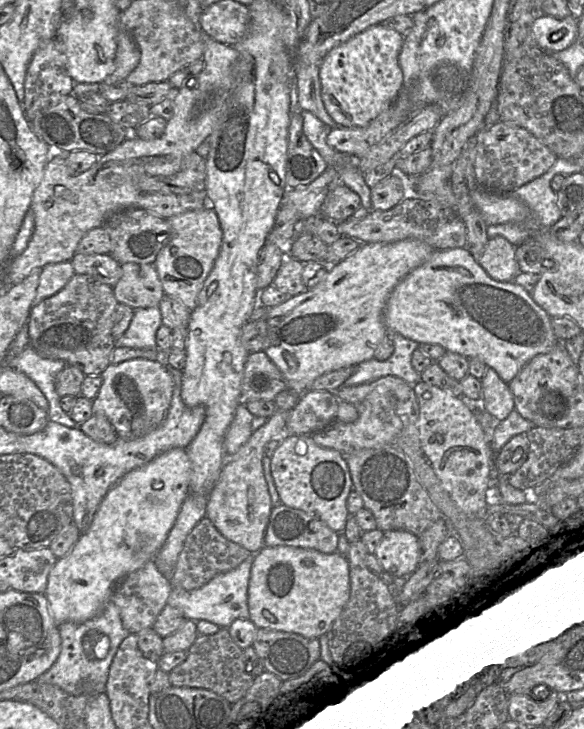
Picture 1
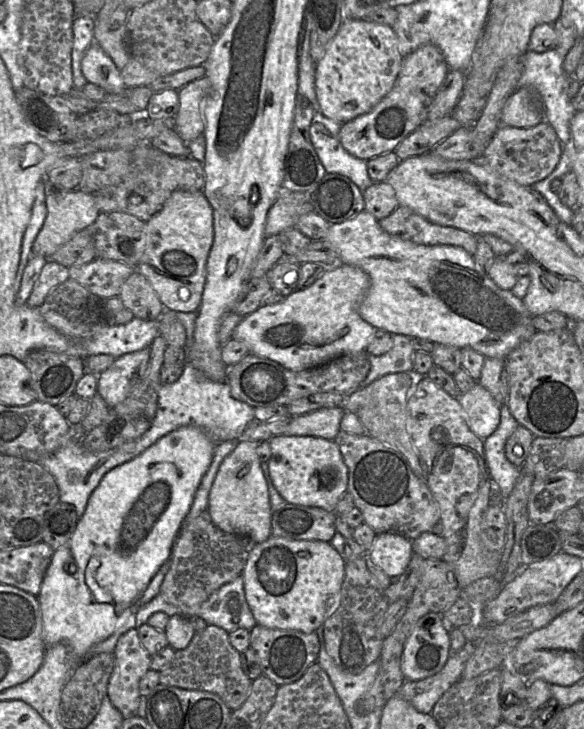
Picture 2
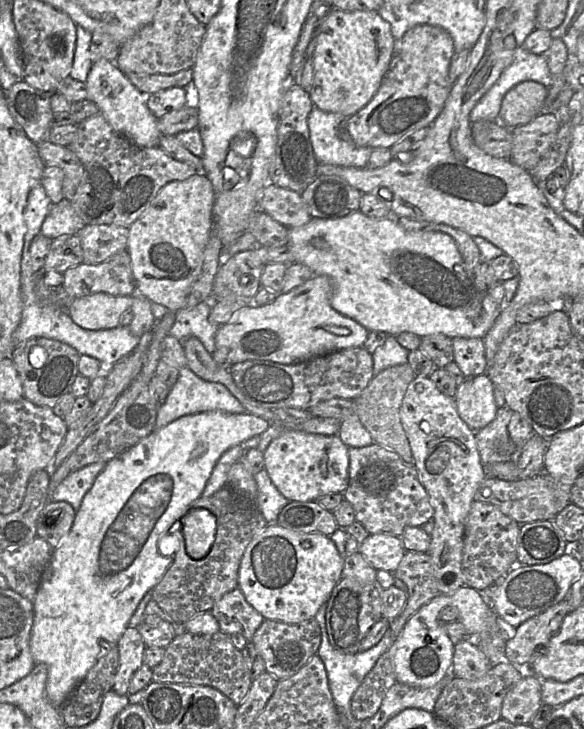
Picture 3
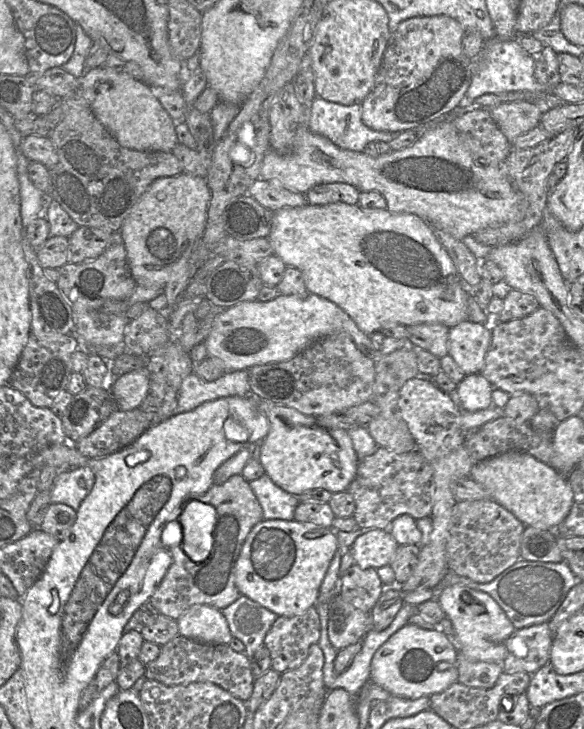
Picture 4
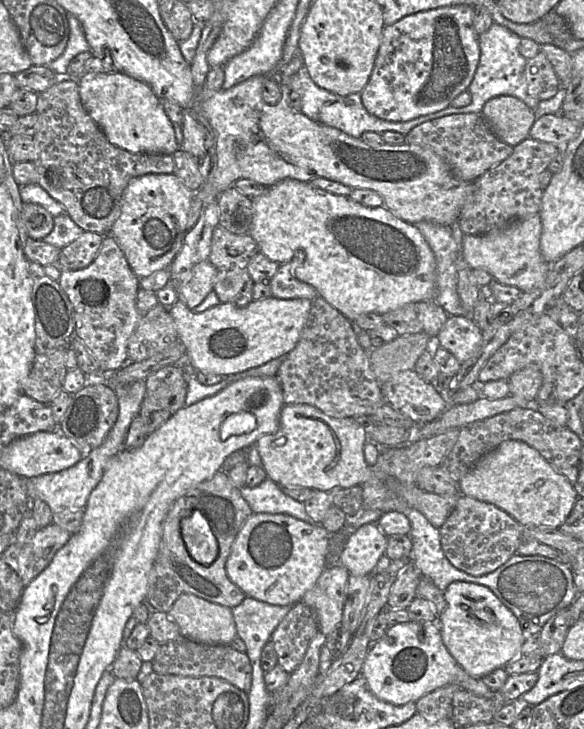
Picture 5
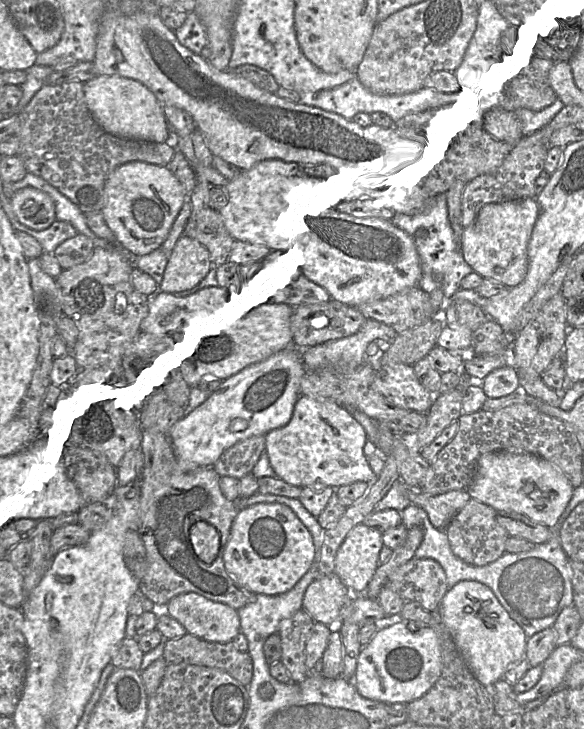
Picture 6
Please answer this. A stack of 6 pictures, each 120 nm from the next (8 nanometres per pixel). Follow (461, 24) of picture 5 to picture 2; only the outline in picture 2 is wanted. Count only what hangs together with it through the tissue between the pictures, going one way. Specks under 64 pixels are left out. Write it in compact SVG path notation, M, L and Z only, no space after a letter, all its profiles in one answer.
M433 44L422 45L403 57L400 72L390 92L369 112L342 124L339 132L342 146L354 157L365 161L394 151L406 136L425 121L427 109L448 70L444 55Z

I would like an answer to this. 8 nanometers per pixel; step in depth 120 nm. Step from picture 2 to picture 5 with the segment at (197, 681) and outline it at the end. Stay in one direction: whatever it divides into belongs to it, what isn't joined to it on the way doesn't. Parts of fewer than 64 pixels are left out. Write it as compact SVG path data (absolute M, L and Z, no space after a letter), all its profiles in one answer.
M178 636L160 644L152 660L152 671L160 675L183 677L216 677L245 693L249 693L252 683L252 669L248 656L227 644L204 644Z

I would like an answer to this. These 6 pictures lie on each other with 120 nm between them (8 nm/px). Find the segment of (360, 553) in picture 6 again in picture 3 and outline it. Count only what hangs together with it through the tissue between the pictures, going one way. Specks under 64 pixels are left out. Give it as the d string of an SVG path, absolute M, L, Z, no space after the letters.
M377 533L369 534L359 544L358 552L364 556L374 569L394 573L406 549L400 537L392 534Z

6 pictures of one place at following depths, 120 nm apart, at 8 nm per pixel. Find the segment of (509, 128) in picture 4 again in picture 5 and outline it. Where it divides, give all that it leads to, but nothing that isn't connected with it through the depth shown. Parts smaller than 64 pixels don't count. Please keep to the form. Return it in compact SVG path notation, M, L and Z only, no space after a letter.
M508 95L488 100L481 114L495 135L512 147L529 136L537 119L534 111L523 101Z

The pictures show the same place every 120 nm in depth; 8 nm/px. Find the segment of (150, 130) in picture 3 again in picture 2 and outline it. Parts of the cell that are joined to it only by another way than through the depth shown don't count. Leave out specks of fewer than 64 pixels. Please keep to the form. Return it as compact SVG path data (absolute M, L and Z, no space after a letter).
M95 43L90 45L81 60L81 72L88 83L101 87L107 93L118 93L126 87L121 71Z

